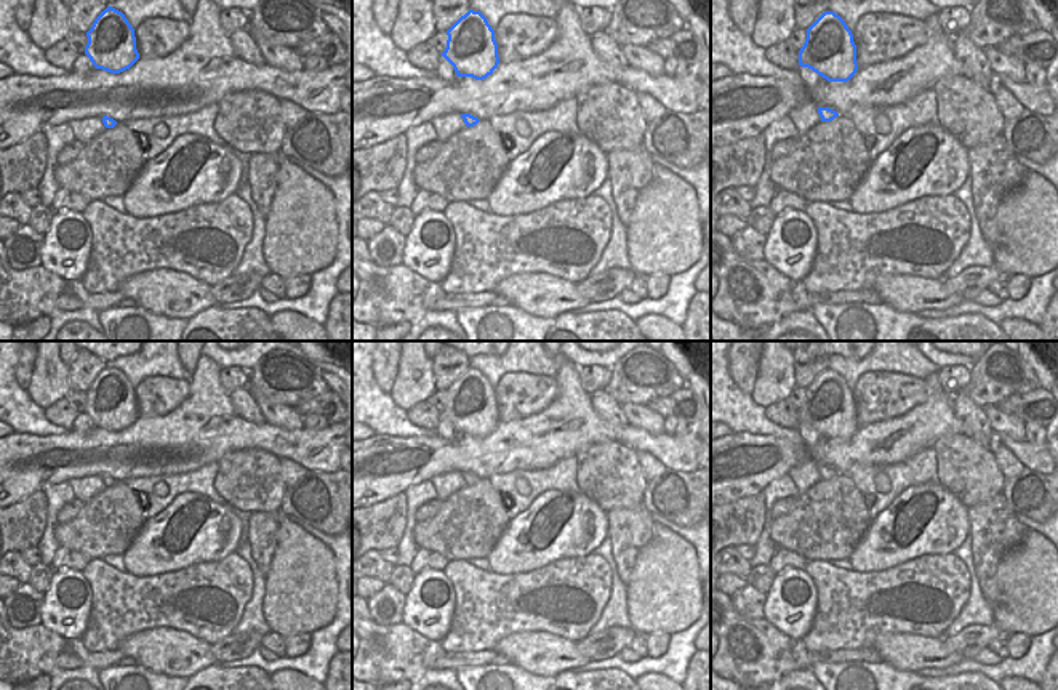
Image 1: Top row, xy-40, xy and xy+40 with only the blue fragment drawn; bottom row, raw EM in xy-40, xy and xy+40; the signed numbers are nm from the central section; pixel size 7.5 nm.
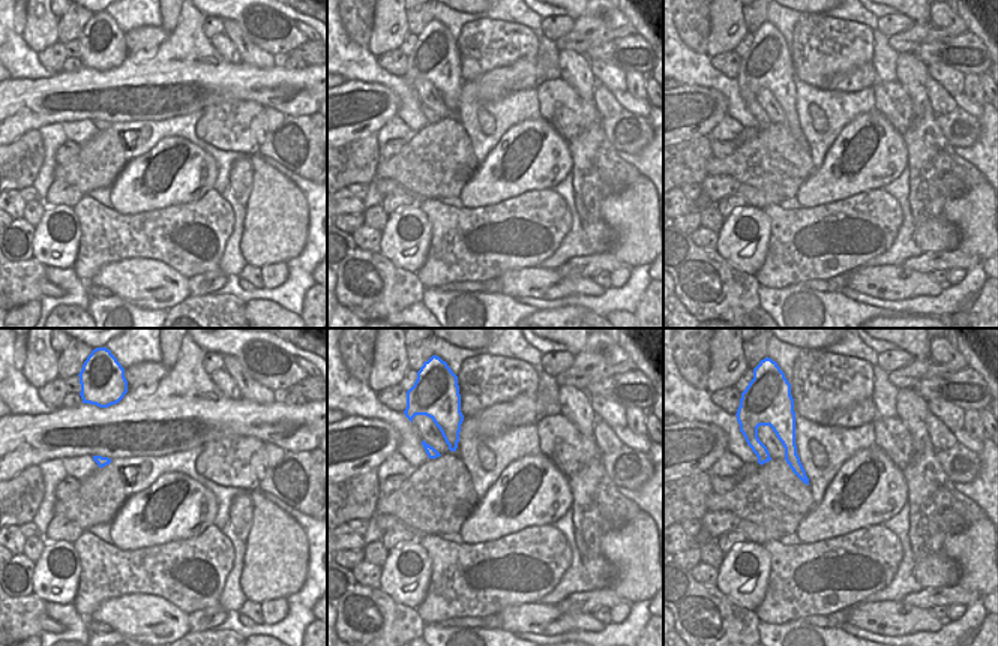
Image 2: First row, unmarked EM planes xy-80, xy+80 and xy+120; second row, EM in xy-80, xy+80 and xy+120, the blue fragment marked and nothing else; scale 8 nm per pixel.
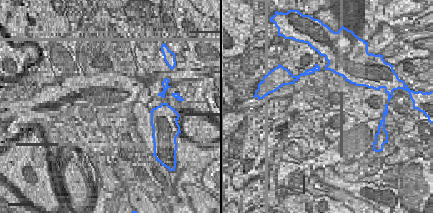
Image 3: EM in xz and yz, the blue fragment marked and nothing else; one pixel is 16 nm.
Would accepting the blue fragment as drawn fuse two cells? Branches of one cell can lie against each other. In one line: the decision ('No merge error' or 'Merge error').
No merge error

